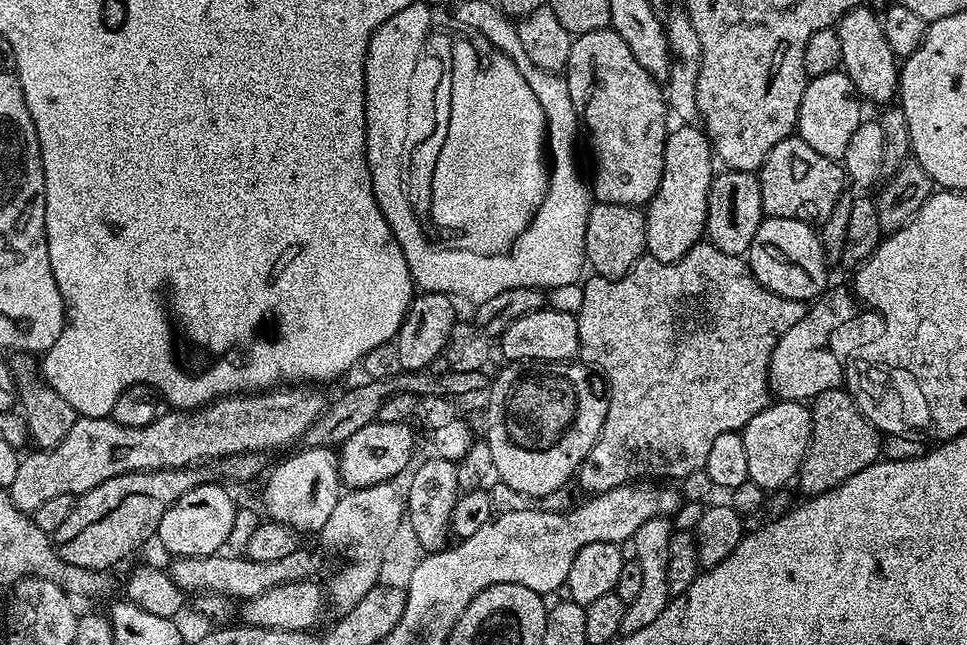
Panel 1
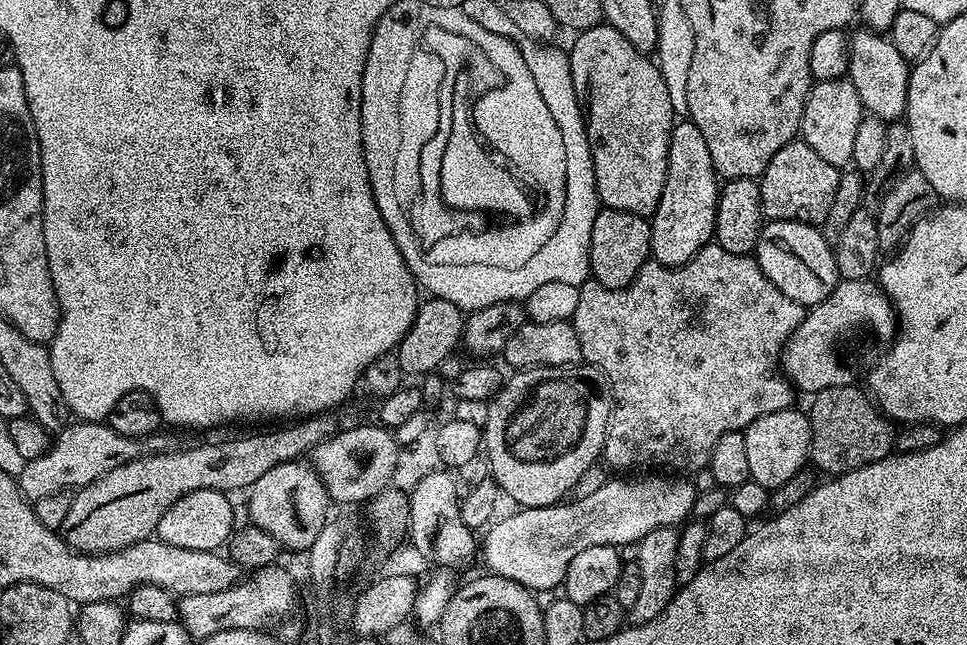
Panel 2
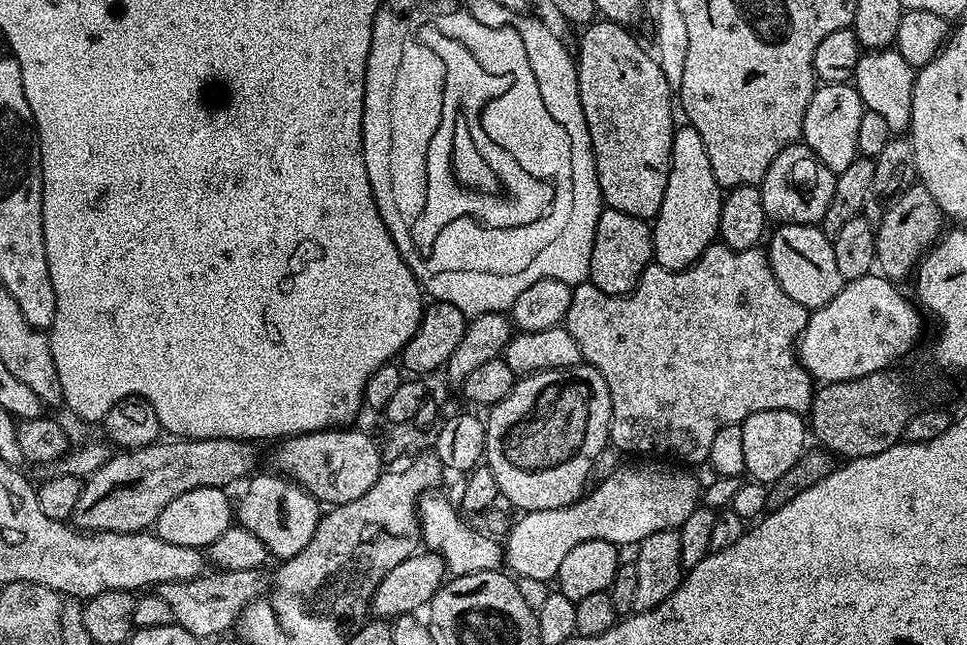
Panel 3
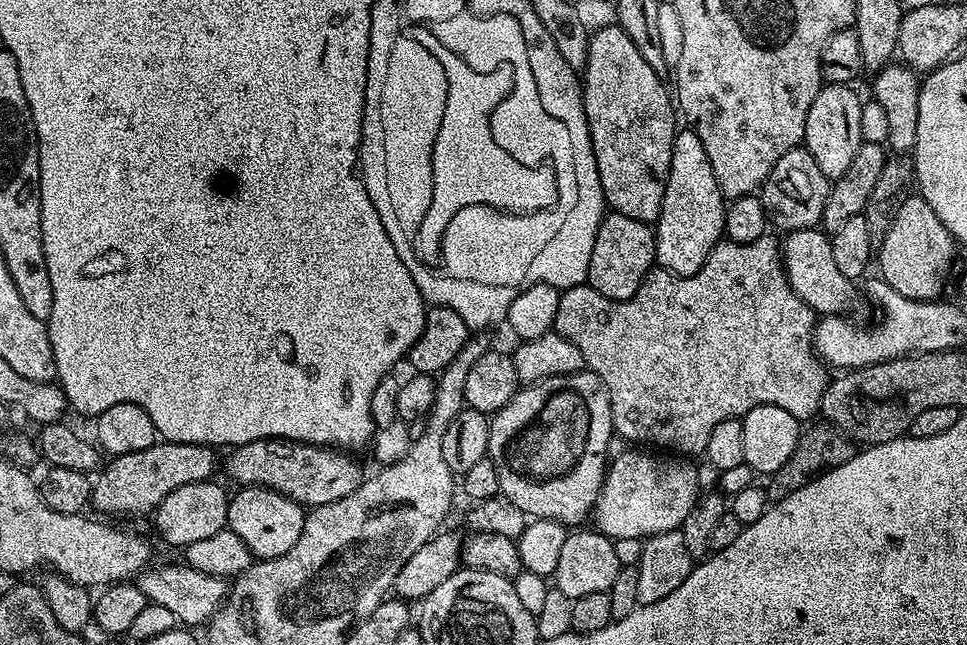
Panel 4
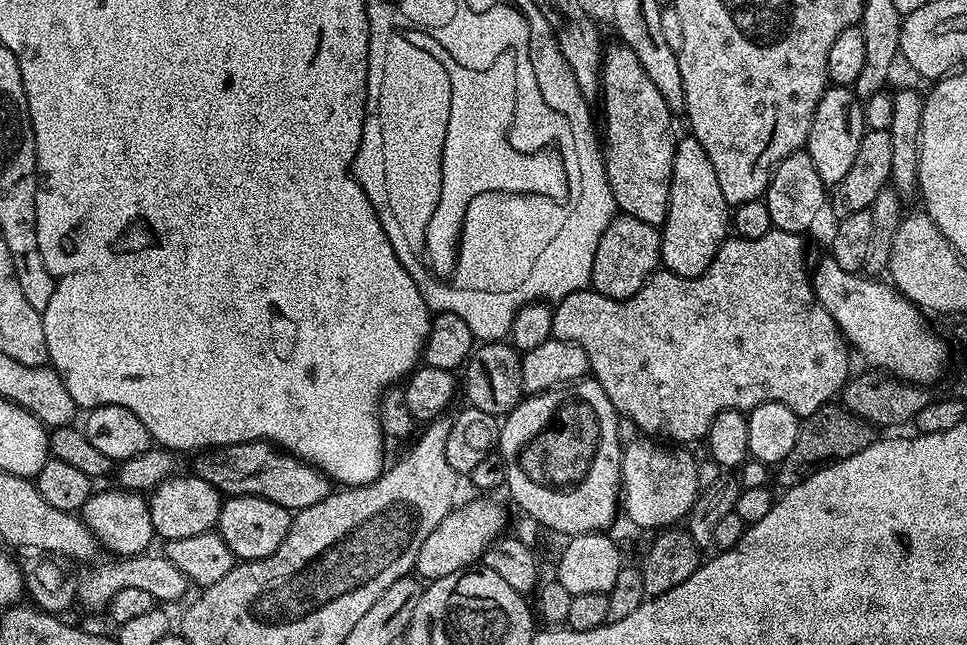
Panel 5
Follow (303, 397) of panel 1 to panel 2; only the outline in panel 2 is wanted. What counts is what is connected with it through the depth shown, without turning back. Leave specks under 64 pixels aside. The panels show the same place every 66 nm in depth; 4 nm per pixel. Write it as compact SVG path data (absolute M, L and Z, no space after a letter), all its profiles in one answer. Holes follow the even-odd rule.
M95 420L69 423L60 429L53 440L56 441L52 448L46 449L41 456L36 456L33 460L32 457L25 459L18 475L20 493L30 502L46 498L46 494L82 489L90 482L102 478L102 474L135 460L142 452L140 440L118 434L118 430L114 430L106 422Z

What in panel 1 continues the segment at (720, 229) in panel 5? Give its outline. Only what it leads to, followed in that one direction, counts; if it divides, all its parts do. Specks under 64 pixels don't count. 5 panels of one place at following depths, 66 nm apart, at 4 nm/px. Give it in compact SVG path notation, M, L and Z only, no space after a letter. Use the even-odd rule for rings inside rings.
M680 122L669 131L664 143L662 182L658 186L652 201L646 205L646 219L648 221L646 226L646 242L648 243L646 252L647 255L654 257L658 262L673 264L675 260L681 260L696 244L701 243L708 226L708 191L714 175L712 164L714 165L712 142L703 127Z

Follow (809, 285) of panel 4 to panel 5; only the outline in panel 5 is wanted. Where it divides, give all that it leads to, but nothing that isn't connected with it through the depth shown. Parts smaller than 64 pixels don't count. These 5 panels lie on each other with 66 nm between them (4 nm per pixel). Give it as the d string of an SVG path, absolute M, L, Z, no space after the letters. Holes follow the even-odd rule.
M831 258L820 260L810 272L812 289L821 306L834 318L845 341L857 348L871 367L907 380L909 384L929 386L948 364L948 348L928 329L925 313L891 283L864 274L847 272Z

